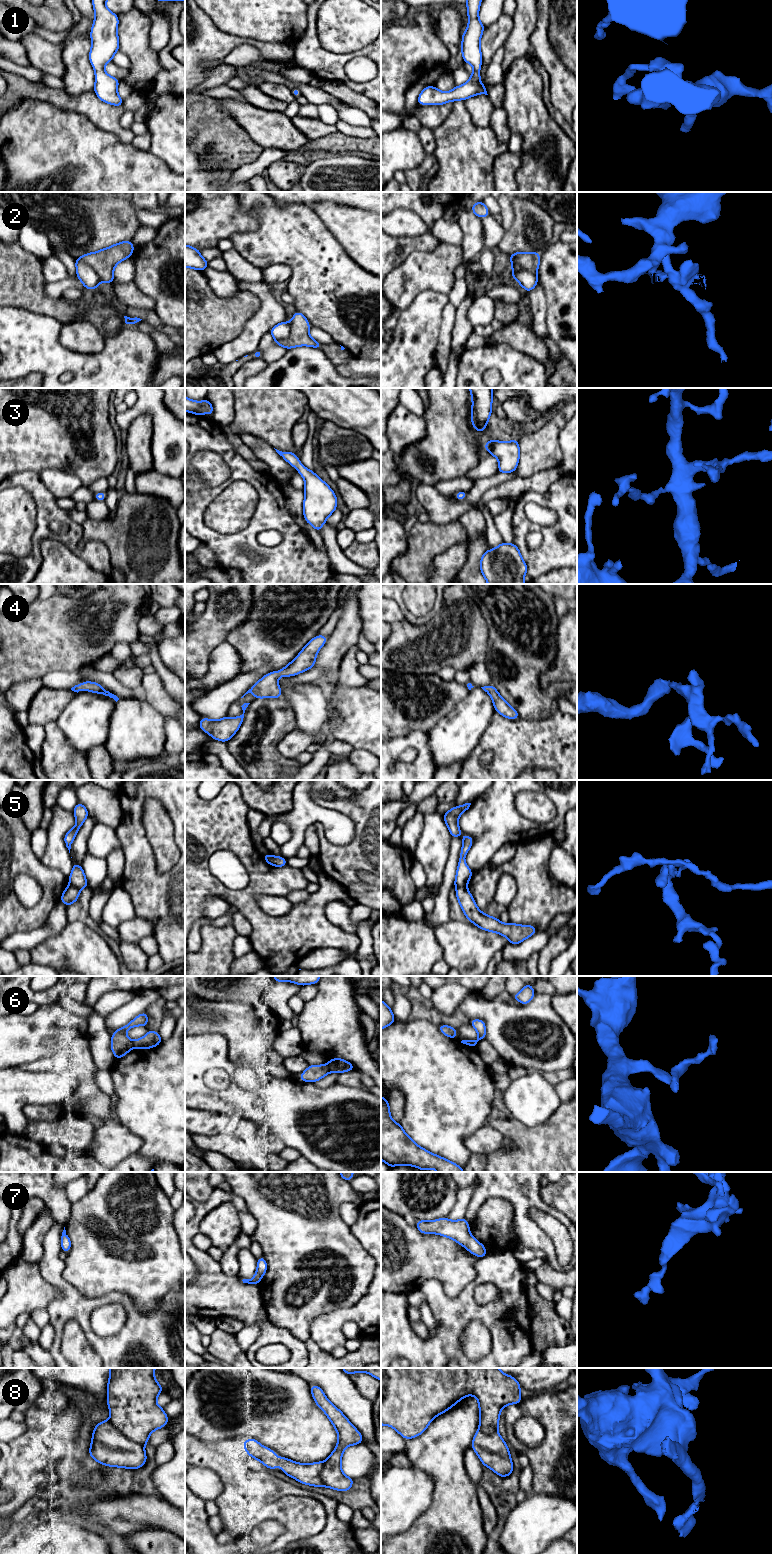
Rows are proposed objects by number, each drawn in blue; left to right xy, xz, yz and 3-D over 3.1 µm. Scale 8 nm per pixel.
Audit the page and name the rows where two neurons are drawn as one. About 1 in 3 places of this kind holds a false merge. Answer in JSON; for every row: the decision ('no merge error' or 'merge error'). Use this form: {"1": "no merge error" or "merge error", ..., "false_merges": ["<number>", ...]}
{"1": "no merge error", "2": "merge error", "3": "no merge error", "4": "no merge error", "5": "merge error", "6": "merge error", "7": "no merge error", "8": "no merge error", "false_merges": ["2", "5", "6"]}

